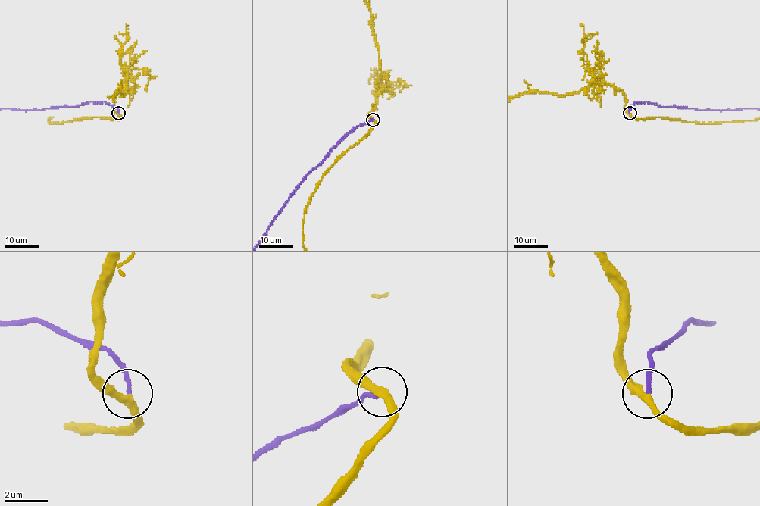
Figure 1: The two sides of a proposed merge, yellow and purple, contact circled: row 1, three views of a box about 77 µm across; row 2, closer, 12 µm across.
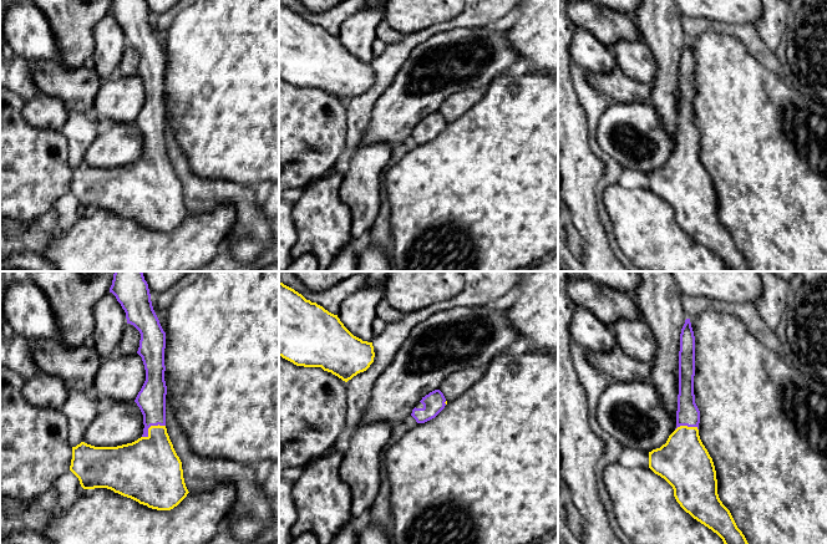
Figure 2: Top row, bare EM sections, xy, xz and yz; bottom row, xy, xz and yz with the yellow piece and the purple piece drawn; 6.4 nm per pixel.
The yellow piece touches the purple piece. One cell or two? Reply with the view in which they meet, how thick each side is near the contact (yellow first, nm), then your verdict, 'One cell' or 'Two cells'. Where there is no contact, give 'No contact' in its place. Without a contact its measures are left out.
Touches yellow in xy. Thickness 360 nm (yellow) against 190 nm. One cell

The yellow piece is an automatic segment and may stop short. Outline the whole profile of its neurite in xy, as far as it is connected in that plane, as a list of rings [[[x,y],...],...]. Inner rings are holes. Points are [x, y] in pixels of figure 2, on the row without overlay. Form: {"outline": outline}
{"outline": [[[113,0],[110,9],[126,34],[127,45],[141,55],[137,75],[142,78],[146,102],[135,123],[143,136],[143,156],[132,164],[117,168],[95,168],[81,163],[72,168],[70,192],[83,210],[107,209],[139,225],[157,232],[171,232],[189,214],[182,183],[177,177],[166,149],[164,70],[166,54],[153,31],[148,5],[144,0]]]}

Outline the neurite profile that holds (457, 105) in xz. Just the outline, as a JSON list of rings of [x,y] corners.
[[[486,88],[457,92],[446,98],[438,111],[447,123],[453,122],[471,110],[484,95]]]

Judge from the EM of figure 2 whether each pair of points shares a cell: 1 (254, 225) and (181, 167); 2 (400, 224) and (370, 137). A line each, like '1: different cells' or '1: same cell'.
1: same cell
2: different cells

